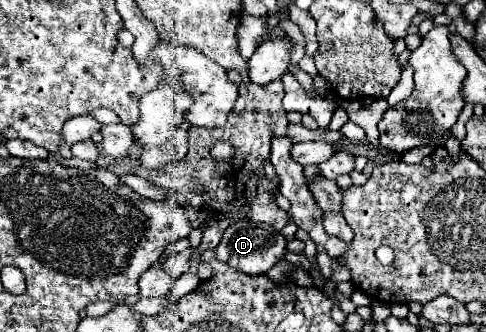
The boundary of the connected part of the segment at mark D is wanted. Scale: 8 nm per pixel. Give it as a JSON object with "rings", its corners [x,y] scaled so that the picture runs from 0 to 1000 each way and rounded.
{"rings":[[[490,666],[477,672],[461,708],[457,726],[449,732],[449,744],[440,750],[444,780],[461,786],[465,798],[498,816],[498,822],[514,822],[514,828],[539,828],[547,822],[568,786],[580,780],[588,750],[588,714],[576,708],[568,690],[547,684],[543,672],[523,672],[523,666]]]}

